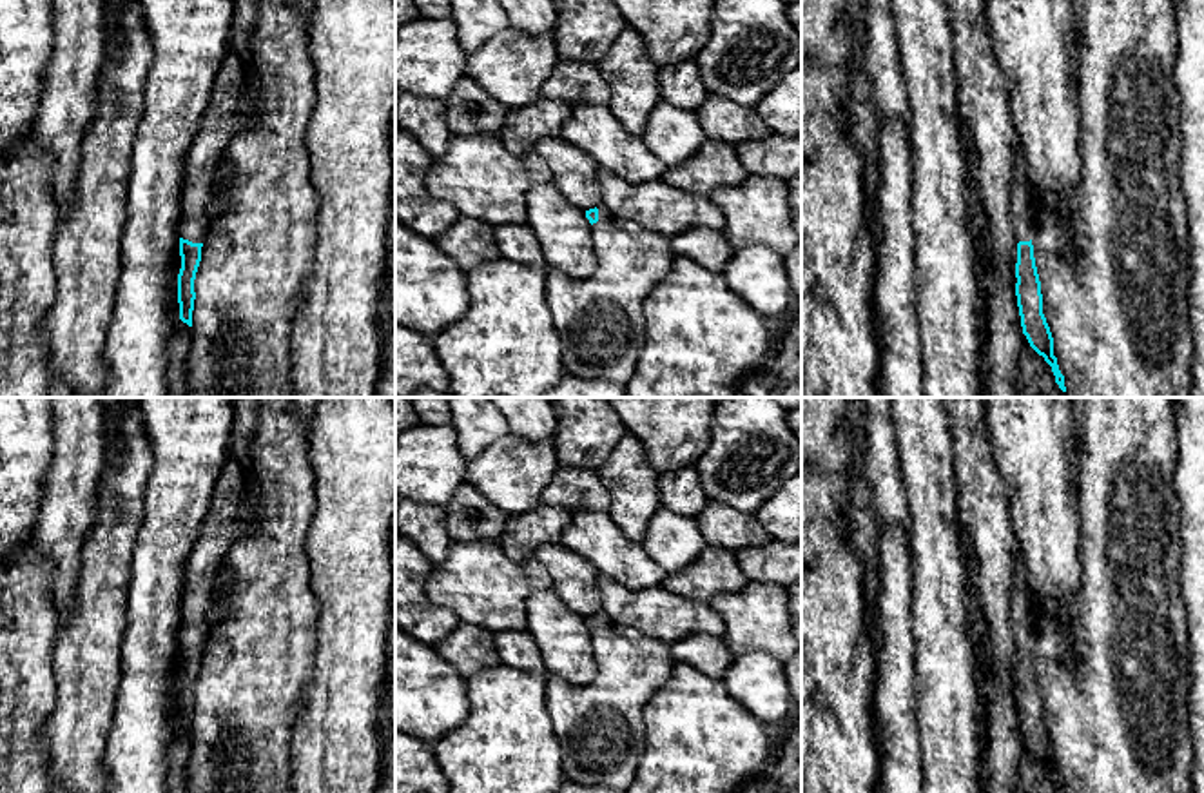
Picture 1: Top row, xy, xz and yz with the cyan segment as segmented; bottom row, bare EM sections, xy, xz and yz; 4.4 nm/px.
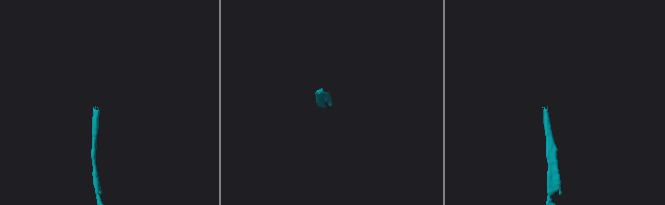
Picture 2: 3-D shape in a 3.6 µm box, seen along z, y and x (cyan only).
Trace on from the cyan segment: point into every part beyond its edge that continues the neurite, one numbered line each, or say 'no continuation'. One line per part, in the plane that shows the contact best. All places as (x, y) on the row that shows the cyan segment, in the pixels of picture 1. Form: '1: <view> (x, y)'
1: xy (220, 124)

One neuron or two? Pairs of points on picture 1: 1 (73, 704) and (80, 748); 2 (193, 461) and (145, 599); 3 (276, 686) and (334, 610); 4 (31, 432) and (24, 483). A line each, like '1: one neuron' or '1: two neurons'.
1: one neuron
2: one neuron
3: two neurons
4: one neuron

